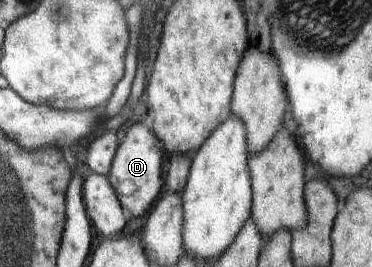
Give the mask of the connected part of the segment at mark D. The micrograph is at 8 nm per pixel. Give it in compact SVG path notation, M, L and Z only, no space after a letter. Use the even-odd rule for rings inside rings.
M139 122L126 130L126 136L121 147L117 149L116 159L109 173L110 180L114 180L114 188L118 188L117 196L122 196L122 204L134 218L144 216L162 192L162 156L158 152L158 140L142 124L143 122Z

